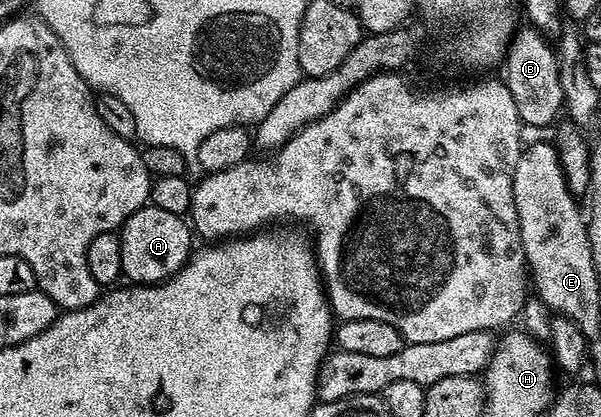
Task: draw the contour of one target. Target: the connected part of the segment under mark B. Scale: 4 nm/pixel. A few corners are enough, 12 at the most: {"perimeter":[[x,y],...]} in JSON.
{"perimeter":[[514,32],[503,80],[522,126],[552,126],[565,96],[557,51]]}

